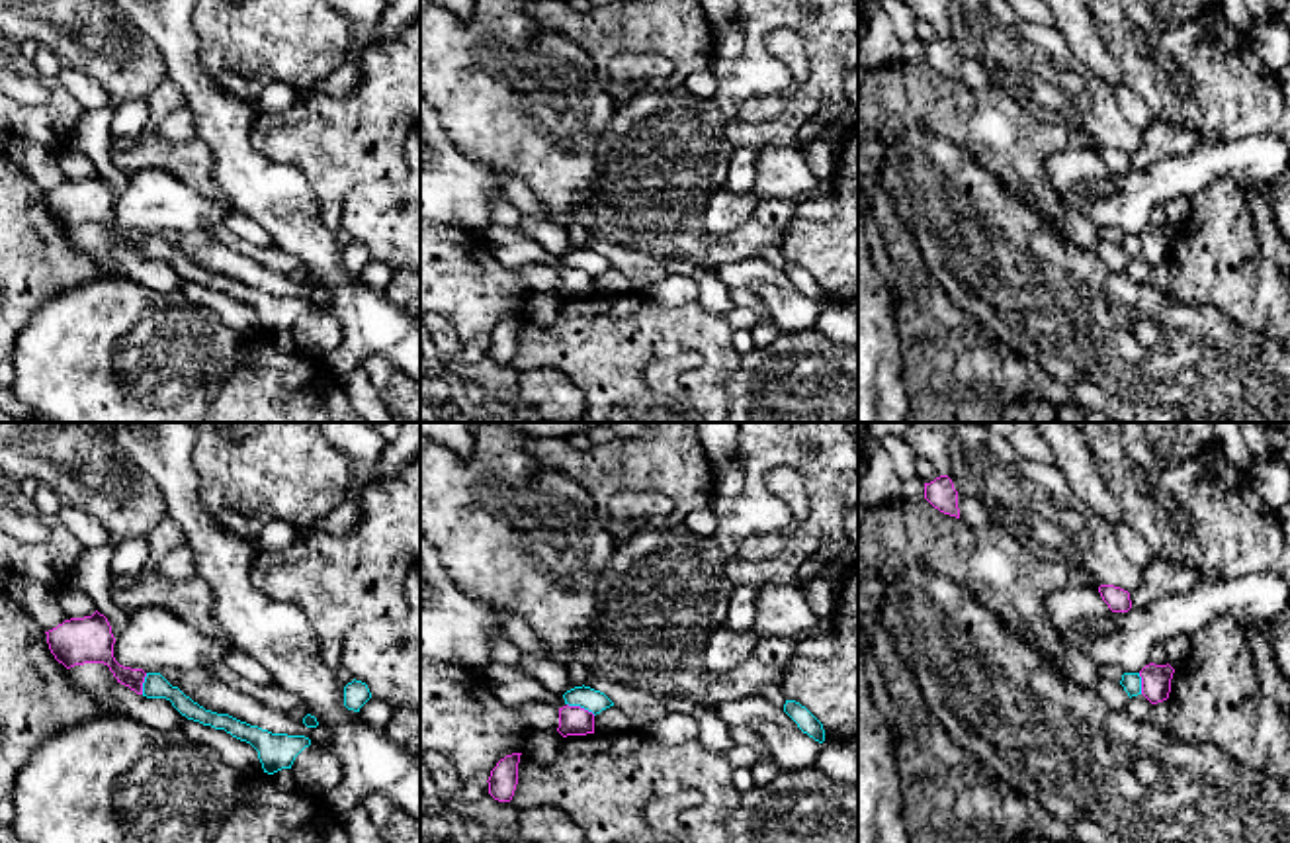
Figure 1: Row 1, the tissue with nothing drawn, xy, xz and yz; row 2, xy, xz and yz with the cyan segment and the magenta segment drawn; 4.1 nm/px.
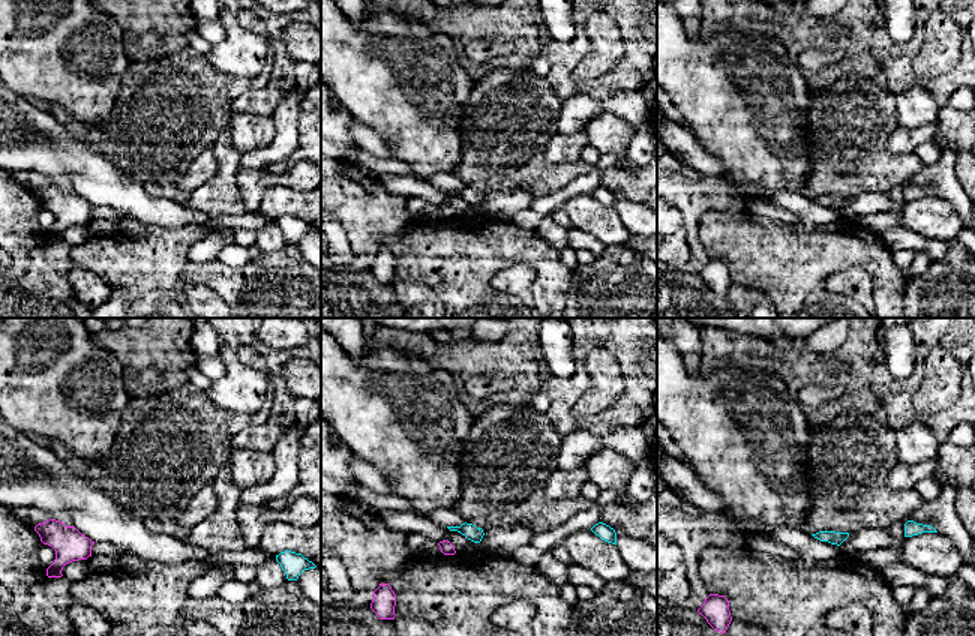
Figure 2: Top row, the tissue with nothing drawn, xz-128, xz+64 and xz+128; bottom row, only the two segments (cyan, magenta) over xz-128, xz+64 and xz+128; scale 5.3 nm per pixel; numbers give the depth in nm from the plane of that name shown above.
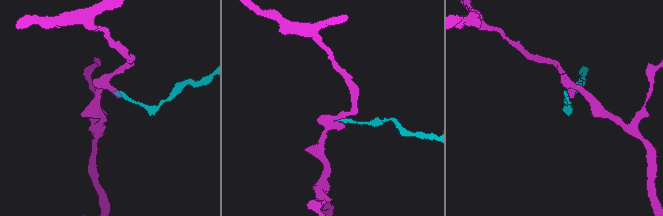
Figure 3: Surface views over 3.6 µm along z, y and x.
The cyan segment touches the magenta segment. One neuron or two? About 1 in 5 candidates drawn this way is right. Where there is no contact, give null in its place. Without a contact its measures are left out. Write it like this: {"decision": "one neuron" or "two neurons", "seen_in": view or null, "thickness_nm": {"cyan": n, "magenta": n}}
{"decision": "two neurons", "seen_in": "xz", "thickness_nm": {"cyan": 90, "magenta": 130}}

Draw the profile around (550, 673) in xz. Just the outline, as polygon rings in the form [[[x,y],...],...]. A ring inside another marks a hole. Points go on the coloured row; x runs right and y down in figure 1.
[[[524,653],[520,661],[520,671],[530,675],[532,679],[538,679],[543,687],[553,692],[565,694],[567,690],[571,690],[567,665],[559,665],[547,657]]]

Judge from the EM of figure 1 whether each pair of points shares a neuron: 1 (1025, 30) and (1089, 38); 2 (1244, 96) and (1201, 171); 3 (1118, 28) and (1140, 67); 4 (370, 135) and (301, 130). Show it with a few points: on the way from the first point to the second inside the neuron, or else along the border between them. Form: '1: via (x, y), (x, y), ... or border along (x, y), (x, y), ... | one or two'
1: border along (1054, 26), (1070, 49) | two
2: border along (1263, 132), (1234, 141), (1201, 141) | two
3: via (1122, 38), (1138, 57) | one
4: via (352, 135), (319, 133) | one

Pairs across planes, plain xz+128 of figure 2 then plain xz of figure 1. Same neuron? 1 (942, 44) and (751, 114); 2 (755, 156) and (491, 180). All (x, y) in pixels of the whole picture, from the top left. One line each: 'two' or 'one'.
1: one
2: two

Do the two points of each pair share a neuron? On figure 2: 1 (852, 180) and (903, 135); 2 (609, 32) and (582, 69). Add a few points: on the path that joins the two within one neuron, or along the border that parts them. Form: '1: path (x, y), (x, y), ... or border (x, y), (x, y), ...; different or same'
1: border (899, 125), (885, 146), (893, 158); different
2: path (606, 41), (606, 47), (591, 62); same

